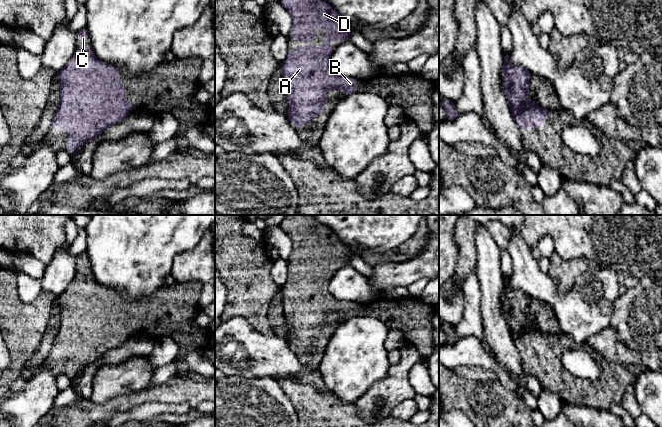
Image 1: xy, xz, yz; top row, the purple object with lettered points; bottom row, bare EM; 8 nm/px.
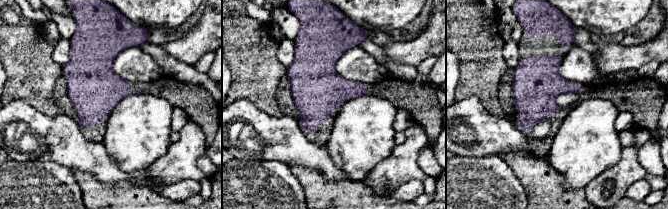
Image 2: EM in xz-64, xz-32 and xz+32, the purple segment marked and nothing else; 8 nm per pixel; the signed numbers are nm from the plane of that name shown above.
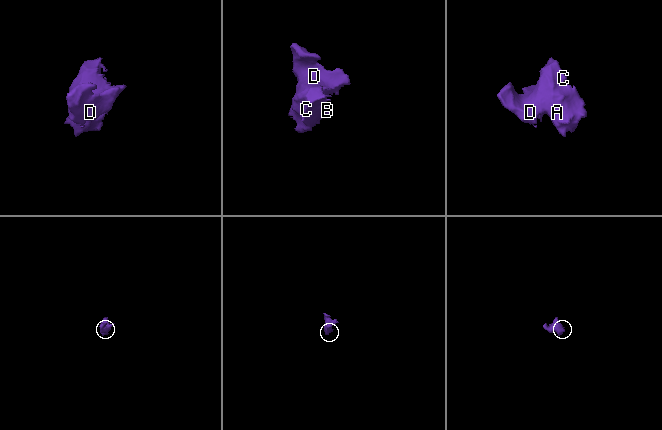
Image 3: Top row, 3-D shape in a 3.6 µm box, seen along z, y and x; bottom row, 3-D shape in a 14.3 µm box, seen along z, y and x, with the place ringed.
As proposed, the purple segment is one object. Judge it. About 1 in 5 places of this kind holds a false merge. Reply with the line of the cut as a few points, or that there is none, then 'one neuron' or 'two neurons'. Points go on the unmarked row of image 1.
no cut | one neuron

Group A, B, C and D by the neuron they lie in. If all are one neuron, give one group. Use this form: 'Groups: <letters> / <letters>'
Groups: A B C D

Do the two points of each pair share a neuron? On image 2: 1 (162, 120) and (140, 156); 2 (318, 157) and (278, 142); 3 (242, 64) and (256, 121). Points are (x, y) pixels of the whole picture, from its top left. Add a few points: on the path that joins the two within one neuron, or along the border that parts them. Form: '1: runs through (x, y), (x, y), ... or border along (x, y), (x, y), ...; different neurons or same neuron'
1: runs through (153, 129), (140, 142), (140, 147); same neuron
2: runs through (308, 154), (293, 148), (288, 143); same neuron
3: border along (232, 102), (249, 99), (271, 114); different neurons

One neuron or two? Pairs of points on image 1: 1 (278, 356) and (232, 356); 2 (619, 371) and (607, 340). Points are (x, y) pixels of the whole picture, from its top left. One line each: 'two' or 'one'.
1: one
2: two

